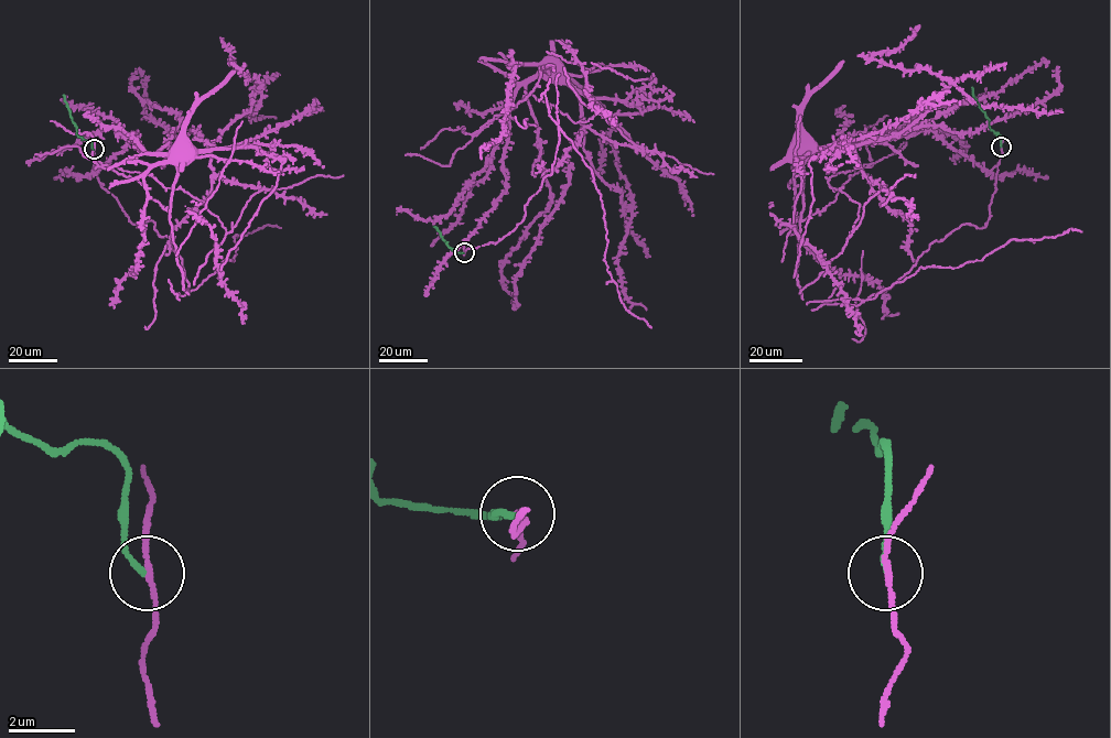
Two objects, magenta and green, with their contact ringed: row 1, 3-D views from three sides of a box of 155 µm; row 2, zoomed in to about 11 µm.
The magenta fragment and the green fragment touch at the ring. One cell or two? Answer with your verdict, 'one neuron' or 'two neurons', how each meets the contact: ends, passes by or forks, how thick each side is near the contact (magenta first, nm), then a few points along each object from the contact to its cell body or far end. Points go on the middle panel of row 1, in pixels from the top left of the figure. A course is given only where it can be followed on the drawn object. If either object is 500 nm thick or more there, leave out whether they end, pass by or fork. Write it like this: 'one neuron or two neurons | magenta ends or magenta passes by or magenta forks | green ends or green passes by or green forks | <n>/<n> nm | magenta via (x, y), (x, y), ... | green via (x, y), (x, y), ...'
two neurons | magenta passes by | green ends | 160/170 nm | magenta via (464, 252), (464, 241), (506, 188), (503, 156), (514, 93), (549, 61) | green via (464, 252), (449, 247), (433, 226)

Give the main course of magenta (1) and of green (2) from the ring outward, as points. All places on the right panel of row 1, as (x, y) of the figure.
1: (1001, 147), (1000, 163), (988, 170), (957, 151), (931, 130), (858, 145), (793, 150)
2: (1001, 147), (1001, 137), (990, 128), (989, 119), (973, 96), (971, 87)

